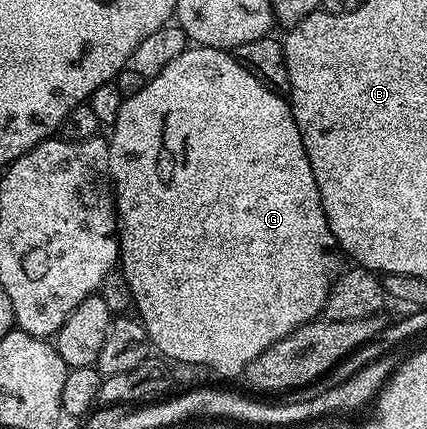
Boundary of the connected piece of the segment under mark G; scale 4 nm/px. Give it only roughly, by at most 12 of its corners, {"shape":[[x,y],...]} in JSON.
{"shape":[[188,46],[110,125],[152,349],[242,377],[341,249],[291,105]]}

